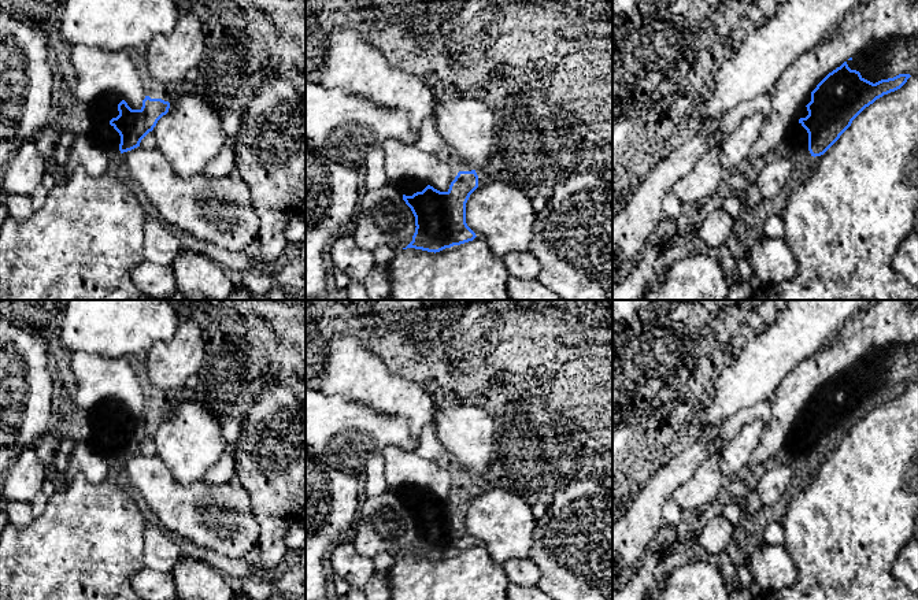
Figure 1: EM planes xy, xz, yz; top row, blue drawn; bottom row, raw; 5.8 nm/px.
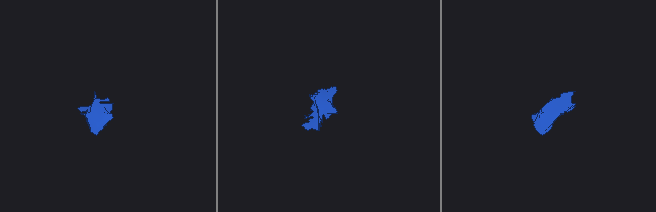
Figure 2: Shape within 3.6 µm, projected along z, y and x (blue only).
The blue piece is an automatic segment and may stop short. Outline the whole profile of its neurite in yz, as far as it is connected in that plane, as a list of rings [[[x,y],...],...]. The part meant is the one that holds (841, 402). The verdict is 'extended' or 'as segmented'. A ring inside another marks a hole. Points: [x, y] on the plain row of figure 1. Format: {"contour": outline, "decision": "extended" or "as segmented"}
{"contour": [[[844,368],[829,379],[804,407],[800,426],[785,447],[789,462],[823,462],[851,433],[852,427],[877,405],[900,396],[910,381],[899,381],[876,390]]], "decision": "extended"}

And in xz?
{"contour": [[[475,477],[459,478],[447,499],[415,486],[403,488],[397,495],[411,515],[417,533],[412,548],[403,556],[436,560],[477,544],[466,530],[466,510],[478,495]]], "decision": "extended"}

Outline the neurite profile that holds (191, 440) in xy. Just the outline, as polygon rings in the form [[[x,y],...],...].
[[[197,400],[177,403],[170,410],[169,419],[158,427],[152,438],[156,456],[164,462],[174,479],[181,485],[206,479],[208,468],[221,459],[226,447],[219,418]]]

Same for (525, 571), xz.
[[[532,559],[508,560],[503,568],[510,582],[519,585],[537,585],[540,581],[540,568]]]

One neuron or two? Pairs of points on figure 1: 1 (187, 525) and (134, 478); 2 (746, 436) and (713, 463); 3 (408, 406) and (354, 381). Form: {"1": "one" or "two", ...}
{"1": "one", "2": "two", "3": "one"}

